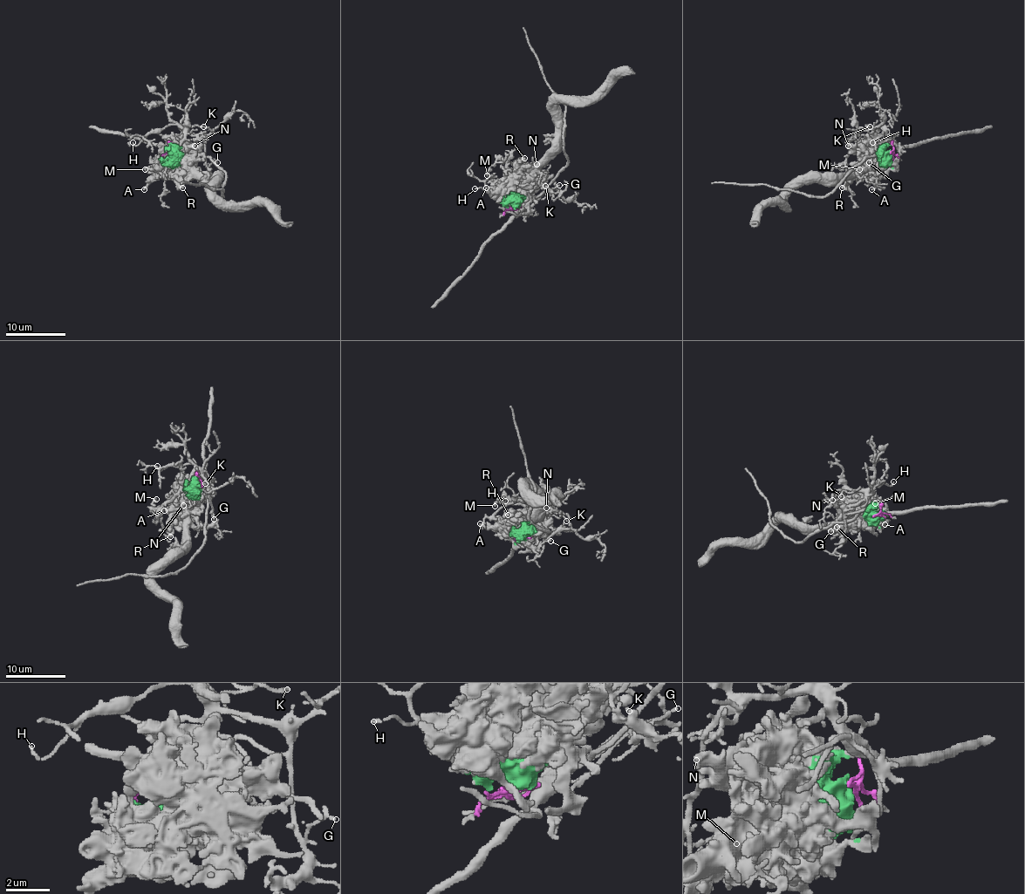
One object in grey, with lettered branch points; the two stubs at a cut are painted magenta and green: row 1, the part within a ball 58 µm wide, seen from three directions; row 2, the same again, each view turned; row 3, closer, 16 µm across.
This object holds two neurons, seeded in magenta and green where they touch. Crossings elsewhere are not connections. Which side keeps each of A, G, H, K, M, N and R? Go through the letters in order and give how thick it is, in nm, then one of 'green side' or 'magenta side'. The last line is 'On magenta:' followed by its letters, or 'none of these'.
A: 240 nm thick; green side
G: 150 nm thick; magenta side
H: 100 nm thick; magenta side
K: 90 nm thick; magenta side
M: 240 nm thick; magenta side
N: 460 nm thick; green side
R: 400 nm thick; green side
On magenta: G, H, K, M

